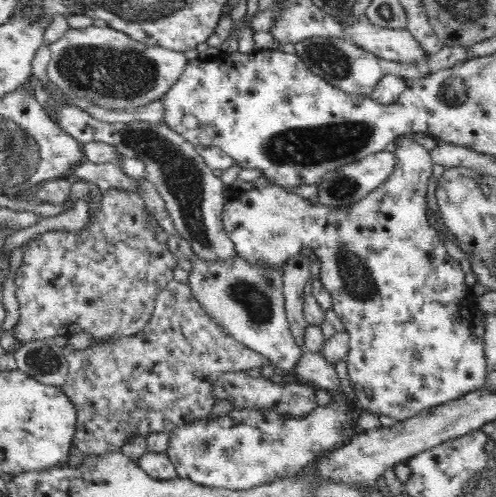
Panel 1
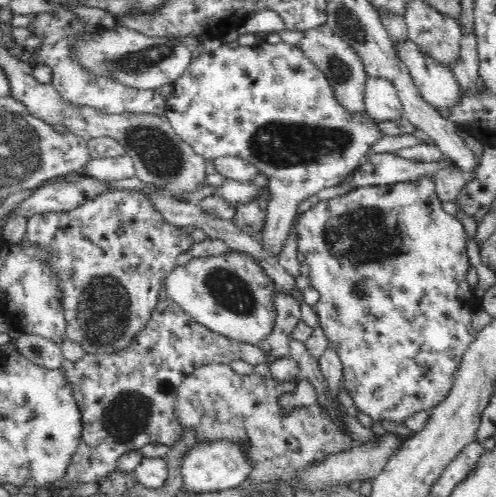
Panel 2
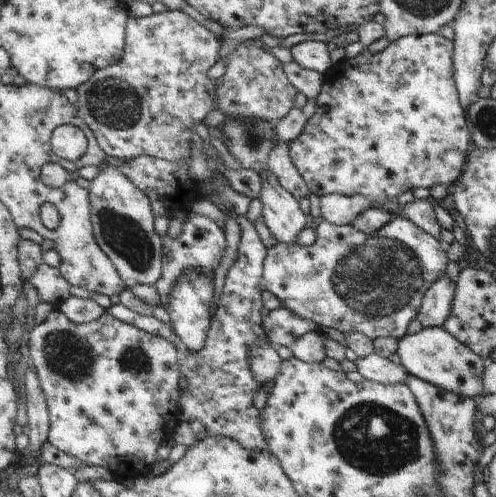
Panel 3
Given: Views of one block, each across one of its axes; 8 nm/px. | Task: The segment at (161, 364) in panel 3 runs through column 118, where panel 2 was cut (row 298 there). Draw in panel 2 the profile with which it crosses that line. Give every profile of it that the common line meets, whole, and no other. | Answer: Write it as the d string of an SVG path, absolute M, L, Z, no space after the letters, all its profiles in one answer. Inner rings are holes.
M420 180L420 182L398 182L394 186L360 186L354 188L354 192L330 198L330 200L318 200L308 212L300 216L300 226L298 226L298 246L300 252L306 258L306 264L310 266L310 282L312 286L320 292L318 300L312 306L312 310L318 314L318 326L324 334L324 338L336 346L340 360L342 360L342 376L340 376L340 392L348 392L360 412L370 416L374 424L386 426L392 430L394 426L402 426L402 422L408 422L410 416L416 416L416 412L426 410L430 412L438 402L442 402L454 382L454 372L456 366L466 350L466 346L476 338L476 330L472 326L472 314L480 310L480 300L476 300L476 294L470 290L468 274L472 270L470 258L468 258L468 236L464 232L462 222L456 216L450 216L442 208L442 200L436 194L436 184L434 180Z

